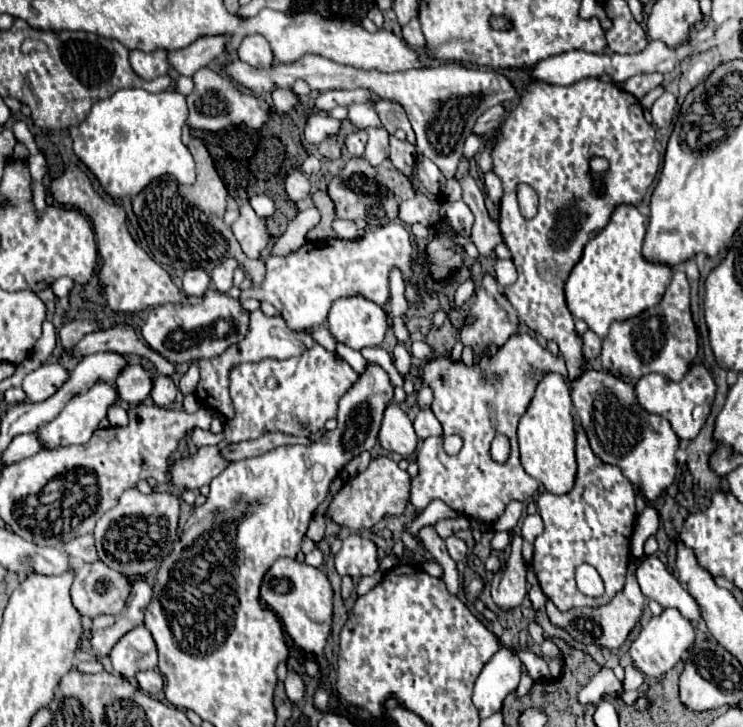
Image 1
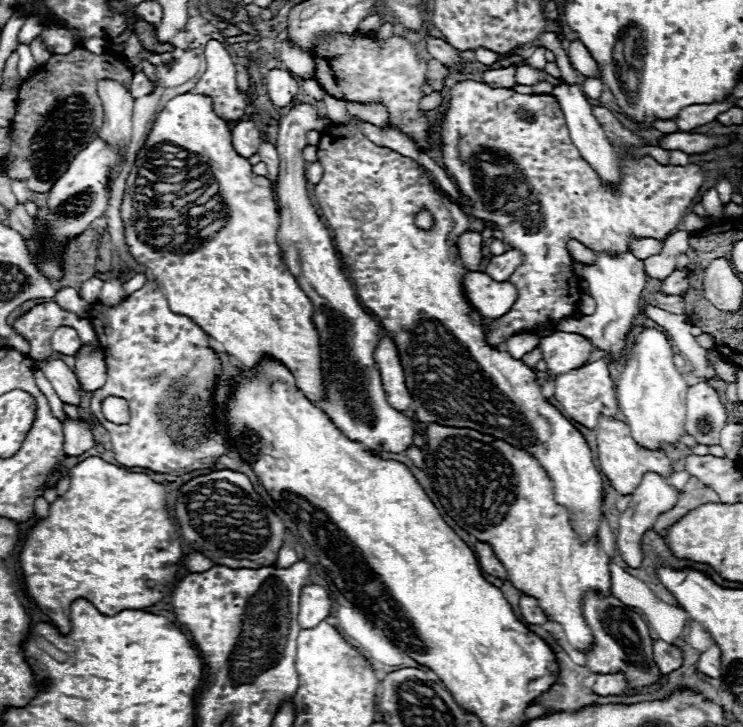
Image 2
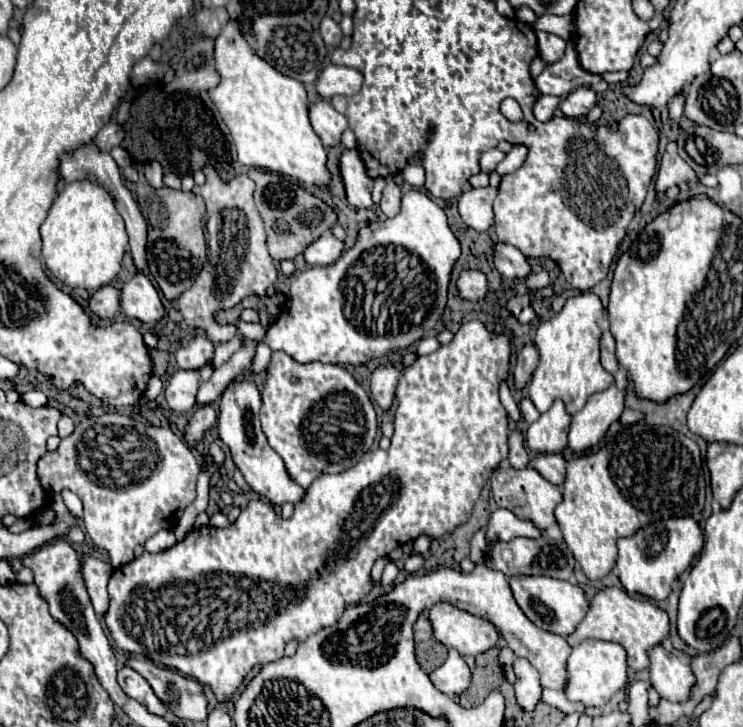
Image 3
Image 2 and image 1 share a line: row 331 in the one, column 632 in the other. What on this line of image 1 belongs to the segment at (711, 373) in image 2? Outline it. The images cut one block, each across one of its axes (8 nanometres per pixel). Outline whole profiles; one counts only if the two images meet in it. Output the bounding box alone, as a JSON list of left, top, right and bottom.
[624,664,644,690]

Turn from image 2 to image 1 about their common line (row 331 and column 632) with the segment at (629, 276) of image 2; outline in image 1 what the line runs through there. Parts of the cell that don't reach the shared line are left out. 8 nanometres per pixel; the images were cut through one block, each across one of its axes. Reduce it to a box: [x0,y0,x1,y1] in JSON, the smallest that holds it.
[546,556,646,650]

